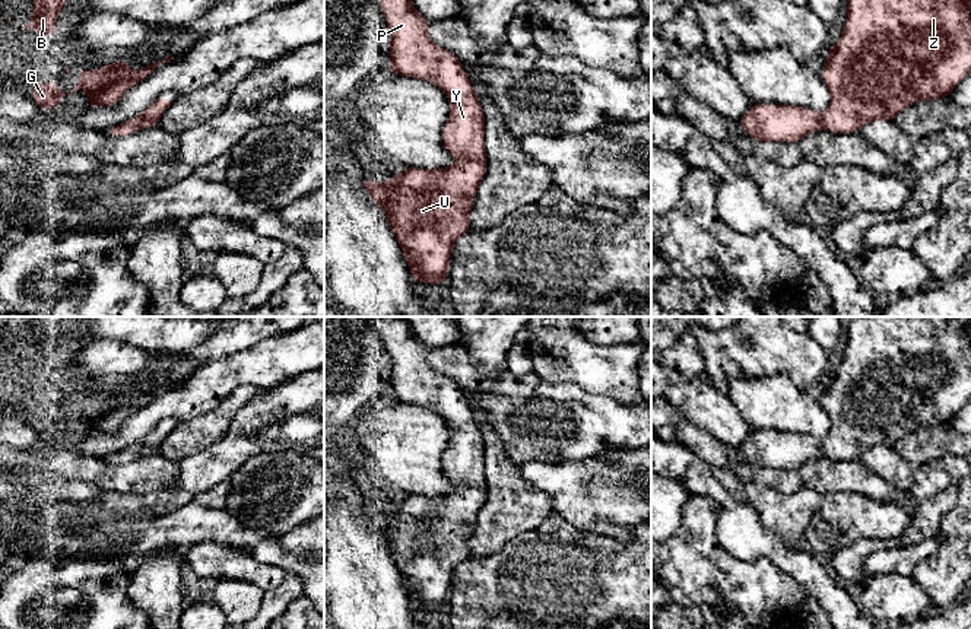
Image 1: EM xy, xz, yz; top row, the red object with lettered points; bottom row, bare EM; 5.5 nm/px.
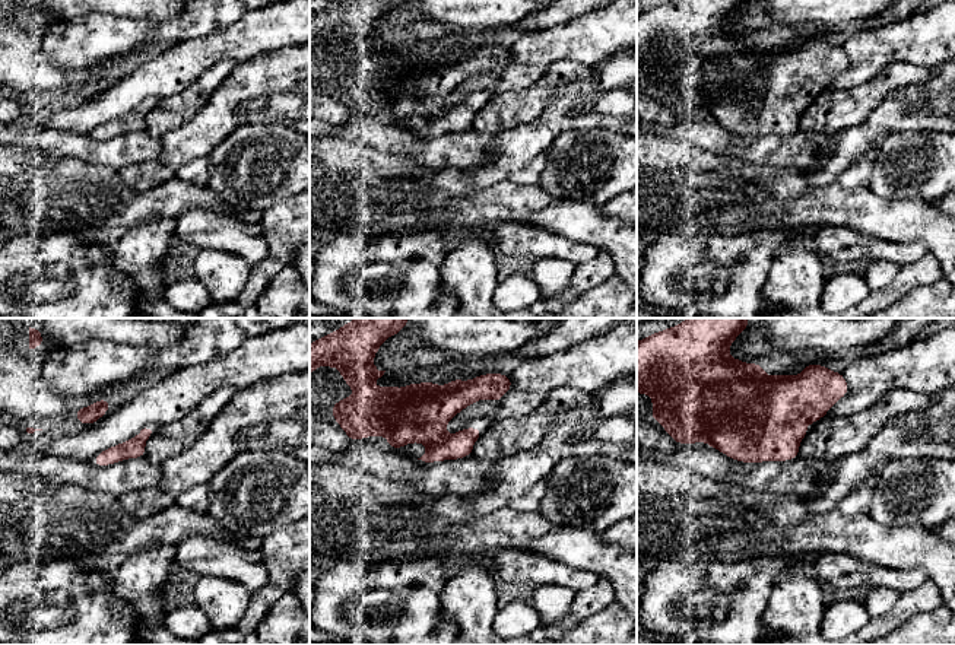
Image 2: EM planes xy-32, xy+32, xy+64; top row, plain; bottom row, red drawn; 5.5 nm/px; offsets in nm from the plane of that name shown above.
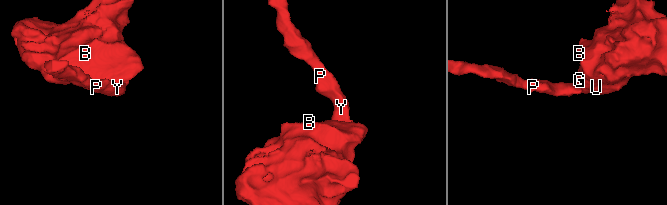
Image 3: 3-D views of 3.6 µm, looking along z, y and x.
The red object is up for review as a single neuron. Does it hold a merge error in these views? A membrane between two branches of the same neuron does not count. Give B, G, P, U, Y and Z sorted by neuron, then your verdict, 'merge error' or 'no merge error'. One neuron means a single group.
B G P U Y Z | no merge error

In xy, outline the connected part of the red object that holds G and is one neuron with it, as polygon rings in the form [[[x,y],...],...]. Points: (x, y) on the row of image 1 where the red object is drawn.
[[[174,55],[140,70],[130,70],[127,60],[112,61],[102,69],[79,69],[79,85],[64,93],[55,82],[35,85],[29,93],[41,109],[57,108],[66,95],[83,89],[89,96],[88,108],[114,107],[136,83],[145,80],[156,67],[171,61]]]

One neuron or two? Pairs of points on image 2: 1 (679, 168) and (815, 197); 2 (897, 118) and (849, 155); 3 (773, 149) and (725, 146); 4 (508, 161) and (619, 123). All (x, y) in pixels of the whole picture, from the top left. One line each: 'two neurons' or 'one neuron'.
1: one neuron
2: one neuron
3: one neuron
4: one neuron

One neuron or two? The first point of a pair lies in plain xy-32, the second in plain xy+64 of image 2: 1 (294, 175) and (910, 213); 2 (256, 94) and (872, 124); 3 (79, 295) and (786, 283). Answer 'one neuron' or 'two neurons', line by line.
1: two neurons
2: one neuron
3: two neurons

